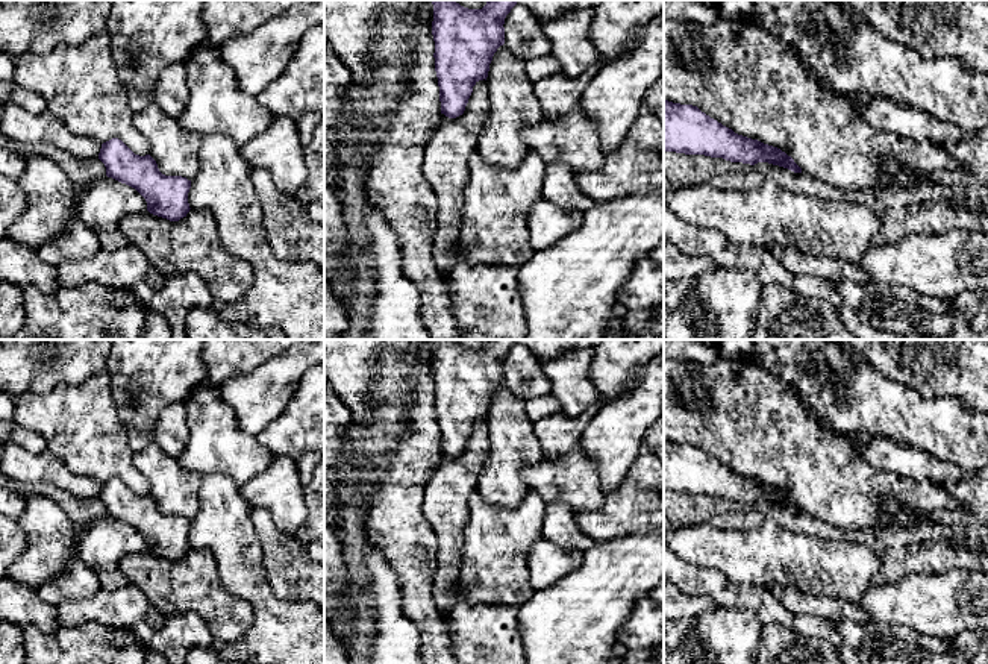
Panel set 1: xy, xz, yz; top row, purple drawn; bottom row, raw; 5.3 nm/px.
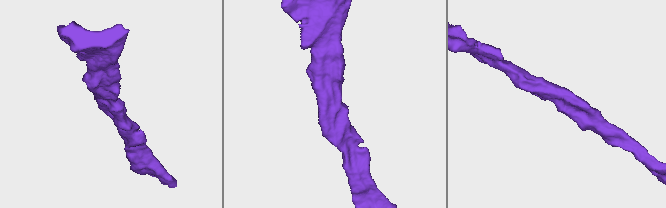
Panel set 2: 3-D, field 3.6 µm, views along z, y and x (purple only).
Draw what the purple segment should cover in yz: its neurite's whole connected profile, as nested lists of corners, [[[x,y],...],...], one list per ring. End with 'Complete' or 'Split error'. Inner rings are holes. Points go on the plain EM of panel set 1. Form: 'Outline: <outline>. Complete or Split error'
Outline: [[[664,438],[664,491],[705,494],[755,505],[768,502],[802,512],[791,496],[777,487],[735,473],[697,446]]]. Complete

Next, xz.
Outline: [[[430,340],[435,411],[441,453],[464,453],[473,426],[486,420],[494,393],[505,384],[505,358],[517,340],[486,340],[482,349],[468,349],[455,340]]]. Complete

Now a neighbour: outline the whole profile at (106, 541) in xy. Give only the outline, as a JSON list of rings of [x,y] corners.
[[[105,517],[88,528],[77,549],[80,559],[97,576],[100,588],[114,591],[130,584],[120,570],[120,561],[126,555],[147,552],[147,541],[135,528]]]

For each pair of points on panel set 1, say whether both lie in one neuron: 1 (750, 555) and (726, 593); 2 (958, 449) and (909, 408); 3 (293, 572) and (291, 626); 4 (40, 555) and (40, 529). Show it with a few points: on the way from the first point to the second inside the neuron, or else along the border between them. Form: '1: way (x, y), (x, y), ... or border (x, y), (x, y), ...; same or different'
1: border (702, 566), (719, 569), (734, 581), (769, 590); different
2: way (946, 437), (934, 425), (922, 420); same
3: border (265, 576), (268, 588), (278, 598), (308, 602); different
4: way (41, 549), (41, 535); same

